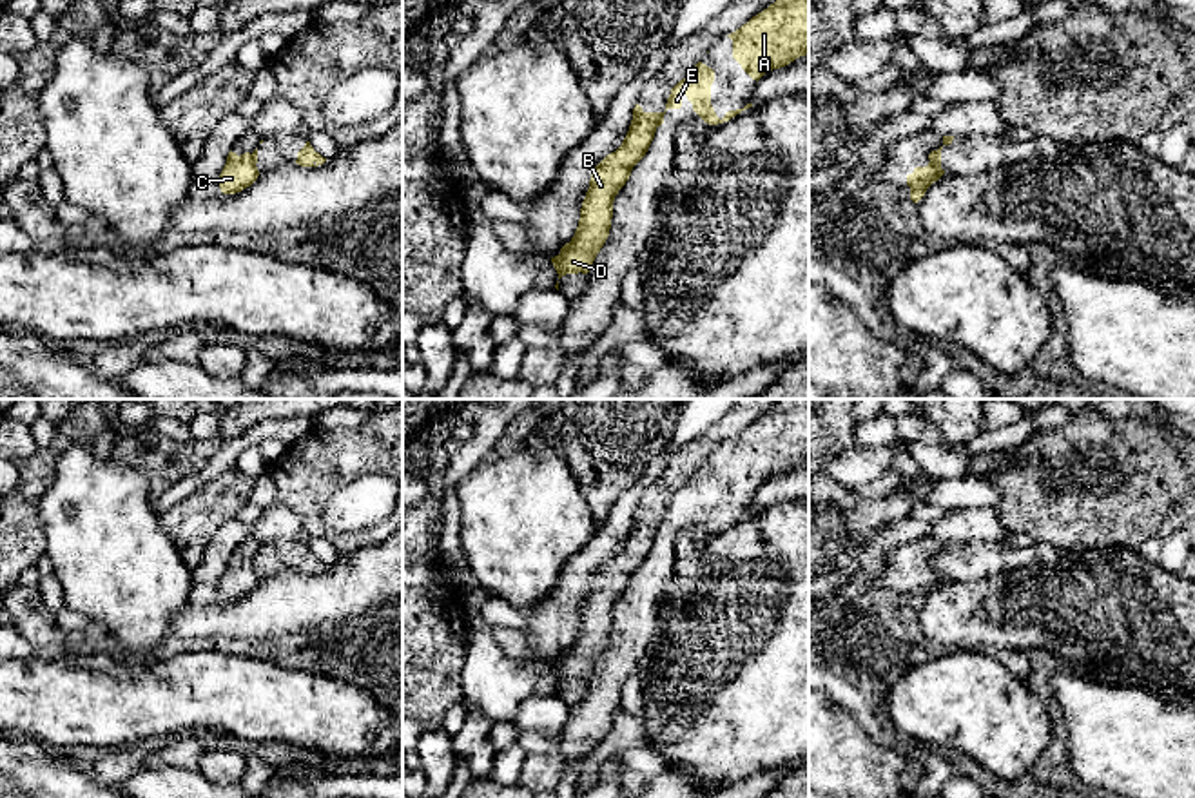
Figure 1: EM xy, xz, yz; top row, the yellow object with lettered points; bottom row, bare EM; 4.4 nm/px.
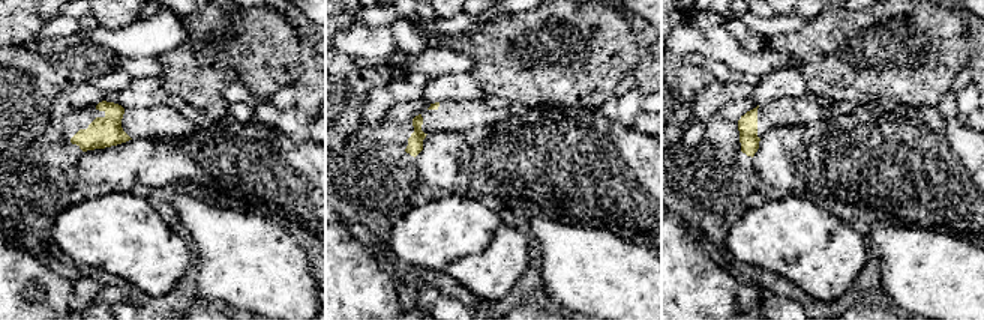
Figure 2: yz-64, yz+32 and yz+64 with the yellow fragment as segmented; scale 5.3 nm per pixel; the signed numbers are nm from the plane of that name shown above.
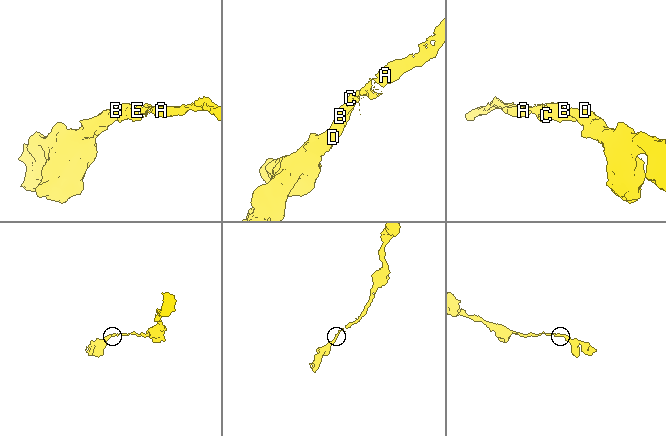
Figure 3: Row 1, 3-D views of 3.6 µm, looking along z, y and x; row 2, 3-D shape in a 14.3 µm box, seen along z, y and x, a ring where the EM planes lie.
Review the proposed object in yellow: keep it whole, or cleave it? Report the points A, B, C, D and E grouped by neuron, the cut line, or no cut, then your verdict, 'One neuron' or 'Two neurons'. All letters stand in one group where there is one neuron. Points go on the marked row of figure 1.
Groups: A E / B C D. Split along yz (911, 185), (925, 189). Two neurons

